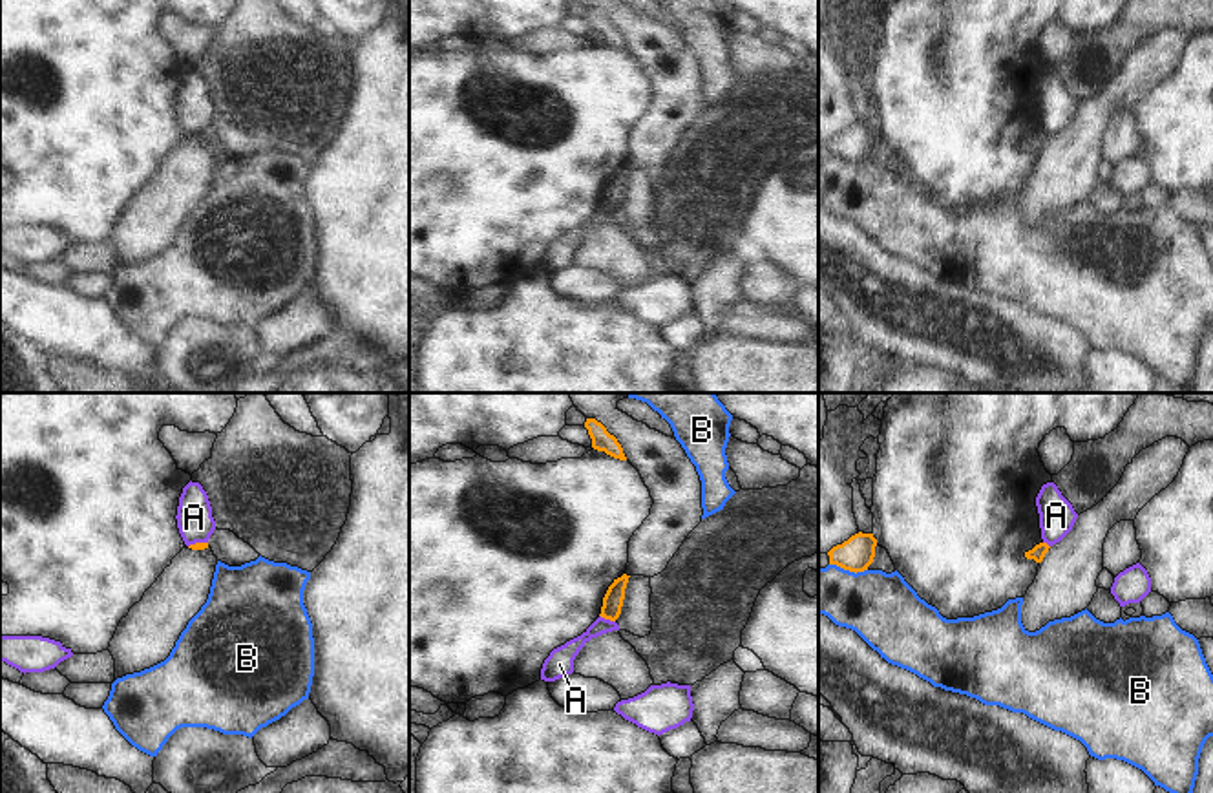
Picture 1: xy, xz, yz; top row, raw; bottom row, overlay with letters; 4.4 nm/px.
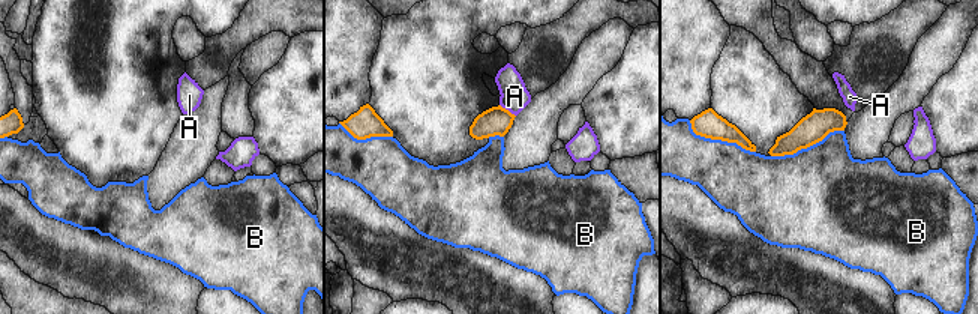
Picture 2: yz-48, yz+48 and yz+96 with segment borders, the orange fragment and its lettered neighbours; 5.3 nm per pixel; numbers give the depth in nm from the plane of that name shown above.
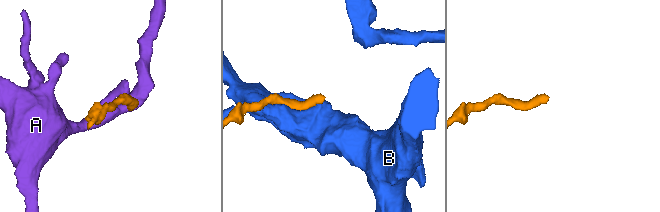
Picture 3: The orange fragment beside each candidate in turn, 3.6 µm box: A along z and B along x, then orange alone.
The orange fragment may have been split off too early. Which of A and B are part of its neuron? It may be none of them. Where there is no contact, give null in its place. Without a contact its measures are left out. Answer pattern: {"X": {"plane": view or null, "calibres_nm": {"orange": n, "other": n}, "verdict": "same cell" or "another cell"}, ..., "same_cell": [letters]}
{"A": {"plane": "xz", "calibres_nm": {"orange": 90, "other": 90}, "verdict": "another cell"}, "B": {"plane": "yz", "calibres_nm": {"orange": 150, "other": 320}, "verdict": "another cell"}, "same_cell": []}

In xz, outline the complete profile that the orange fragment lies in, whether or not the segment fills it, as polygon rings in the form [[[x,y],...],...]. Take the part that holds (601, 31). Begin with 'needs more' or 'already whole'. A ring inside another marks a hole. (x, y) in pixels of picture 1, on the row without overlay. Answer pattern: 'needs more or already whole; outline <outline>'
already whole; outline [[[586,9],[585,18],[592,29],[592,38],[597,42],[605,42],[606,46],[627,51],[621,35],[614,26],[606,22],[606,18],[596,9]]]

